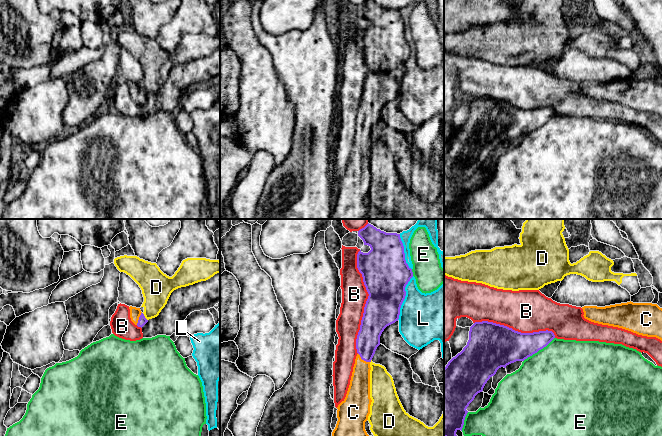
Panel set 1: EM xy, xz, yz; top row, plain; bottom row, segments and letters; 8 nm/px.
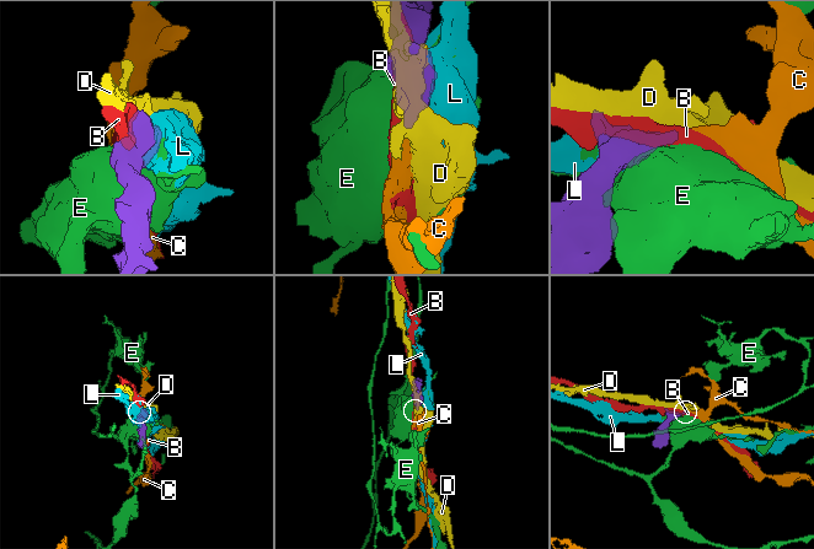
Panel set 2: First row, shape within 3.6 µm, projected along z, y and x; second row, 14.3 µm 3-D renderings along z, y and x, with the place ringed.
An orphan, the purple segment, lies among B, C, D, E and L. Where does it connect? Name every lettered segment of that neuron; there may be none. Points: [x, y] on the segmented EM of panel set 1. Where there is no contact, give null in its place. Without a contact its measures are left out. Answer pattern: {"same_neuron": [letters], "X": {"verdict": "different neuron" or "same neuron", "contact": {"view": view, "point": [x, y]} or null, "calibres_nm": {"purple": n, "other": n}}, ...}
{"same_neuron": ["C"], "B": {"verdict": "different neuron", "contact": {"view": "xz", "point": [366, 302]}, "calibres_nm": {"purple": 360, "other": 200}}, "C": {"verdict": "same neuron", "contact": {"view": "xz", "point": [363, 359]}, "calibres_nm": {"purple": 190, "other": 180}}, "D": {"verdict": "different neuron", "contact": {"view": "xy", "point": [144, 317]}, "calibres_nm": {"purple": 70, "other": 240}}, "E": {"verdict": "different neuron", "contact": {"view": "yz", "point": [538, 350]}, "calibres_nm": {"purple": 280, "other": 480}}, "L": {"verdict": "different neuron", "contact": {"view": "xz", "point": [404, 298]}, "calibres_nm": {"purple": 380, "other": 380}}}

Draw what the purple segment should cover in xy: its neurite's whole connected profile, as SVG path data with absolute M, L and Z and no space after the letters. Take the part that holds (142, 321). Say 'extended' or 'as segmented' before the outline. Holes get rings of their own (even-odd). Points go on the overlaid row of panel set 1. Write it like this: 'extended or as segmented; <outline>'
extended; M130 306L129 309L131 321L138 327L142 328L148 322L148 320L145 318L140 308Z

